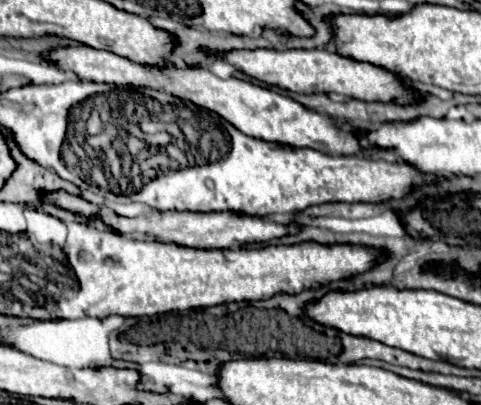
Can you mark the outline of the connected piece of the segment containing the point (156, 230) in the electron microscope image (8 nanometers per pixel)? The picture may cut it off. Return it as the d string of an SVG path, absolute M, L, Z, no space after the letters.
M56 192L56 200L52 200L52 206L68 210L76 216L92 216L92 220L102 222L110 230L116 230L120 234L134 234L140 232L148 236L150 240L160 240L160 242L172 242L180 244L186 248L240 248L252 242L268 242L272 238L280 238L284 234L296 234L298 228L296 224L276 224L244 214L234 214L234 212L210 212L210 214L200 214L200 212L146 212L142 216L122 216L114 212L106 204L94 204L84 200L82 196L68 196L68 192Z

